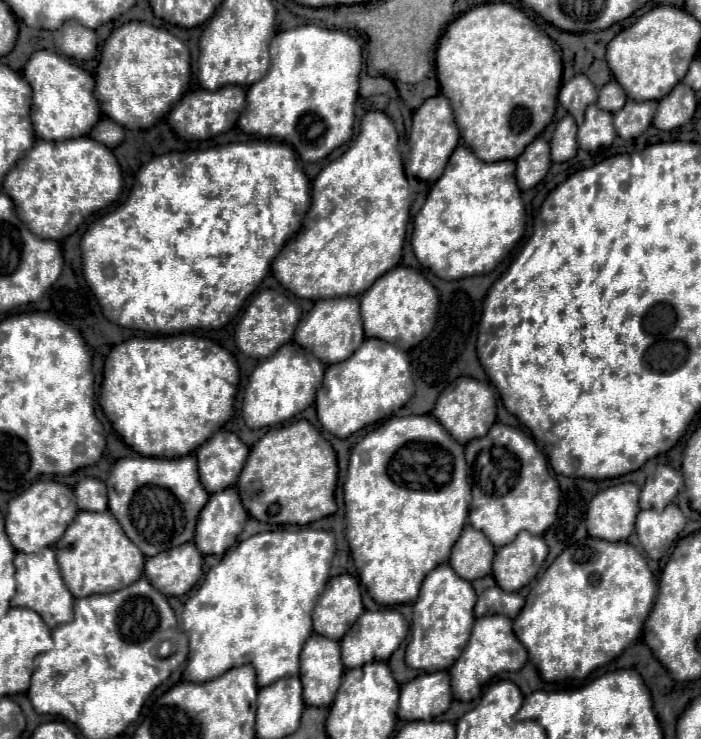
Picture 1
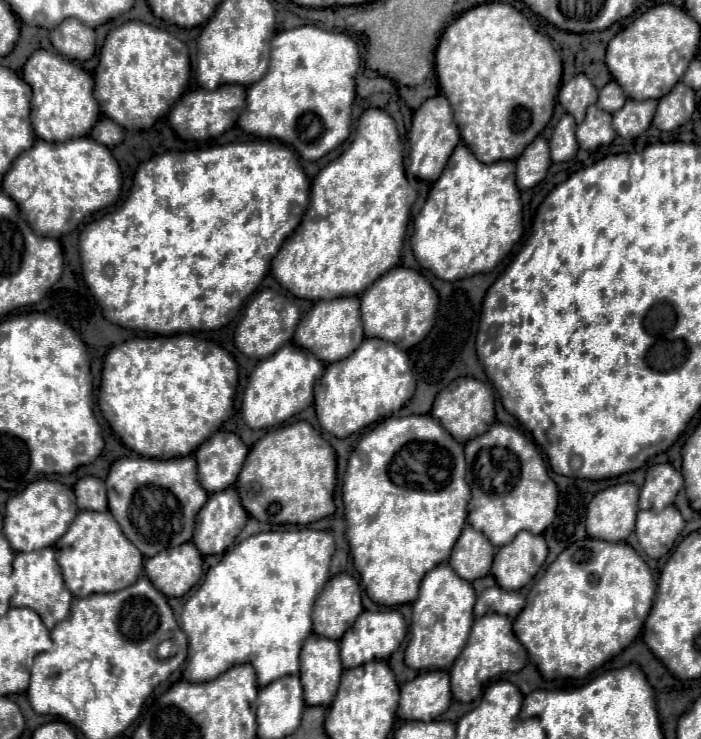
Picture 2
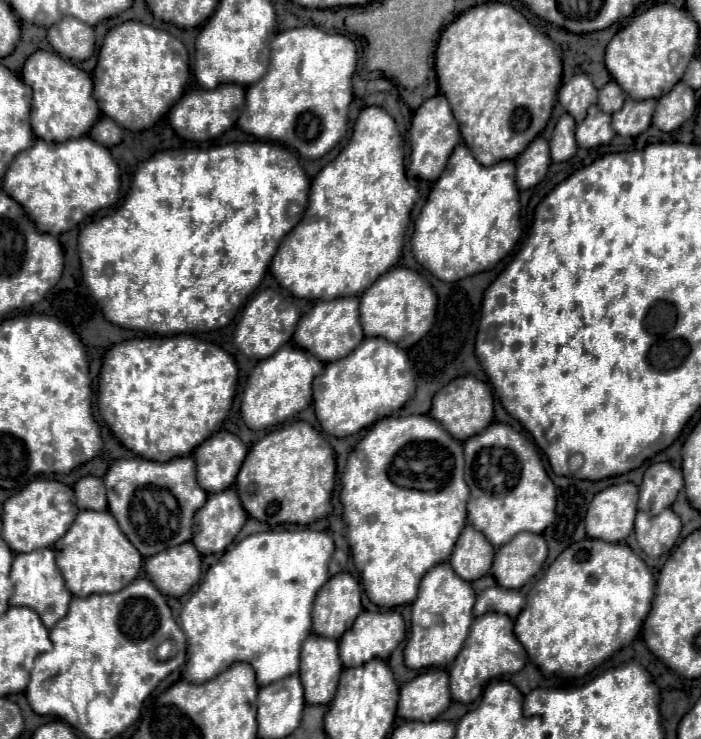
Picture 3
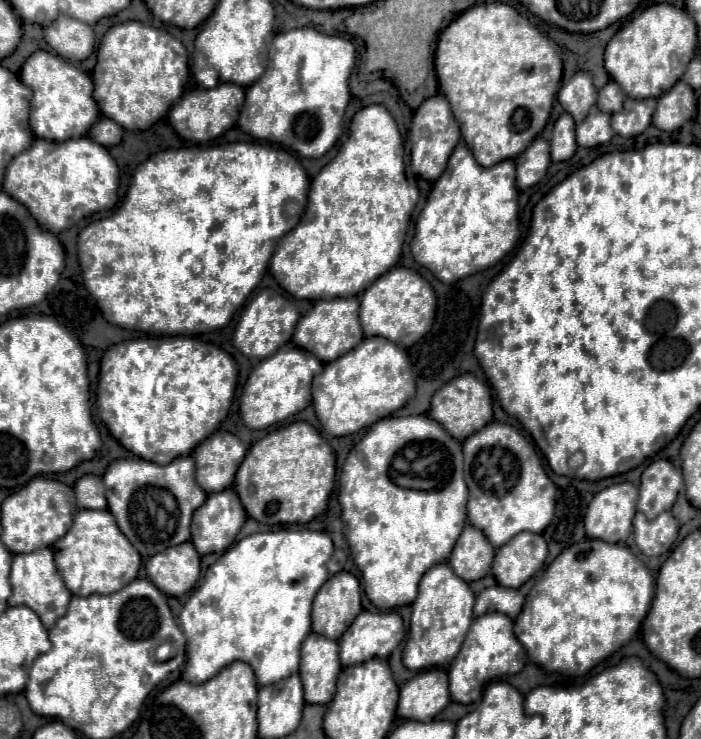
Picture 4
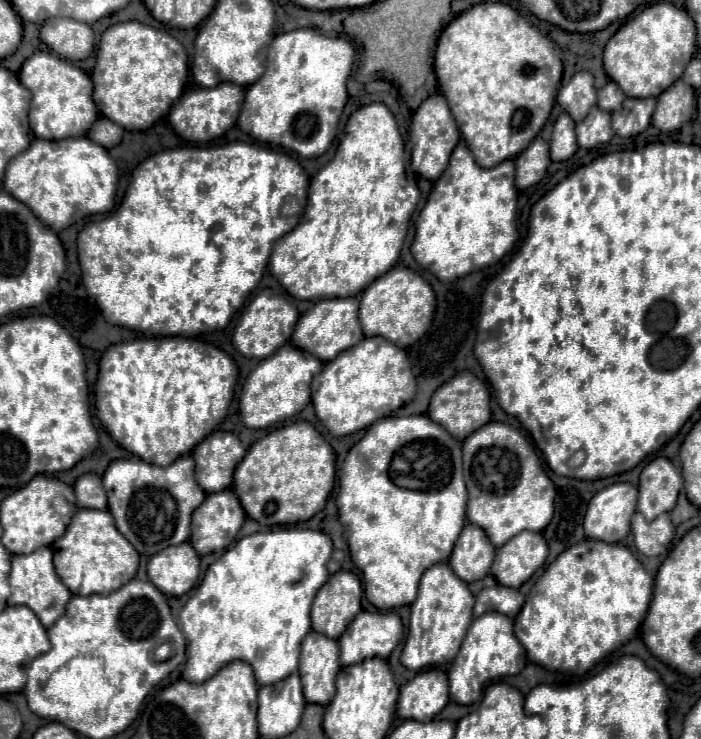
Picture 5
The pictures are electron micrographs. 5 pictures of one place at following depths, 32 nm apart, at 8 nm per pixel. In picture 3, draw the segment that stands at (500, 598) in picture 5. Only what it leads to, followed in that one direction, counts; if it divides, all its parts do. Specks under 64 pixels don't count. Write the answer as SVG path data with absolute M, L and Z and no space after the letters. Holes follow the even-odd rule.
M502 586L486 588L474 606L474 616L482 616L486 612L500 612L510 618L516 618L524 608L524 596L518 590L508 590Z

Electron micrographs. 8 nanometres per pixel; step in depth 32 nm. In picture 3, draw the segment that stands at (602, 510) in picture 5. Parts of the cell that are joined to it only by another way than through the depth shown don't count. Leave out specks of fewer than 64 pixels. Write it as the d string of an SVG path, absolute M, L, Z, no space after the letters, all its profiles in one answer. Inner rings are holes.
M630 482L598 492L586 512L586 534L604 542L622 542L632 532L638 488Z

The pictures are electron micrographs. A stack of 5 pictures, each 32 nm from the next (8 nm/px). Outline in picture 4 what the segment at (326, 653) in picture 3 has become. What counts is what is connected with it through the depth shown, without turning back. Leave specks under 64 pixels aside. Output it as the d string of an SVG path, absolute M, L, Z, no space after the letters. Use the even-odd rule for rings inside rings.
M310 632L302 644L300 680L308 704L328 704L336 694L336 676L340 672L338 642Z

